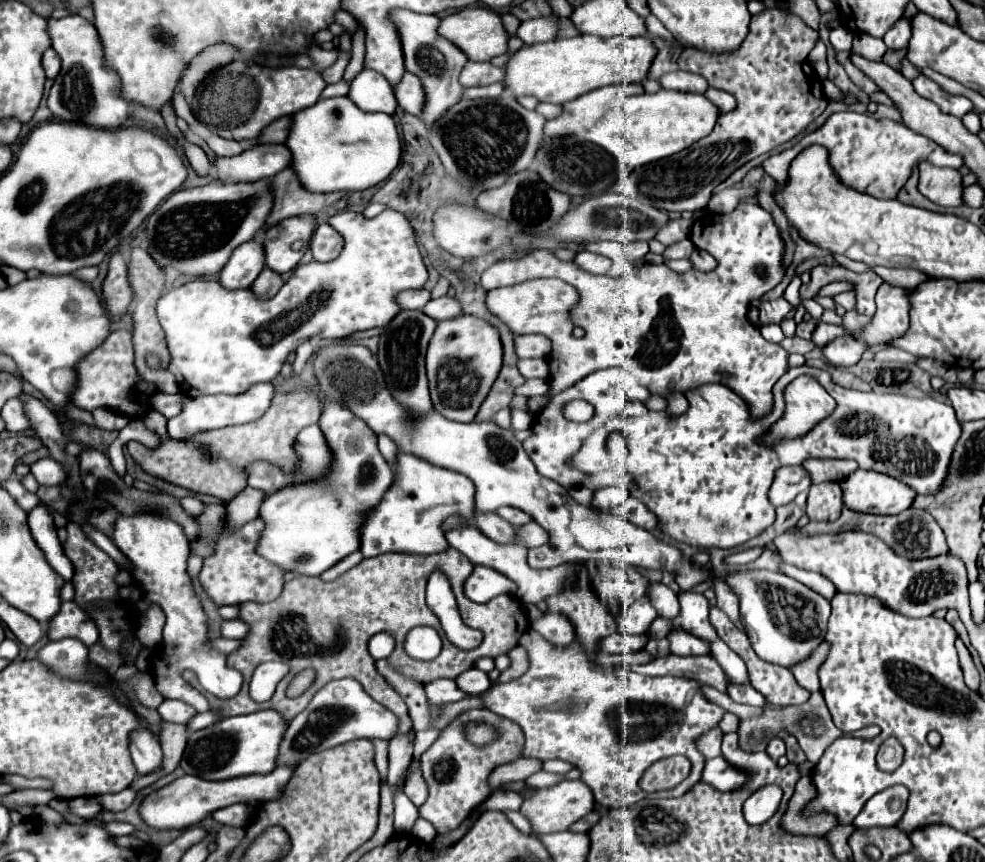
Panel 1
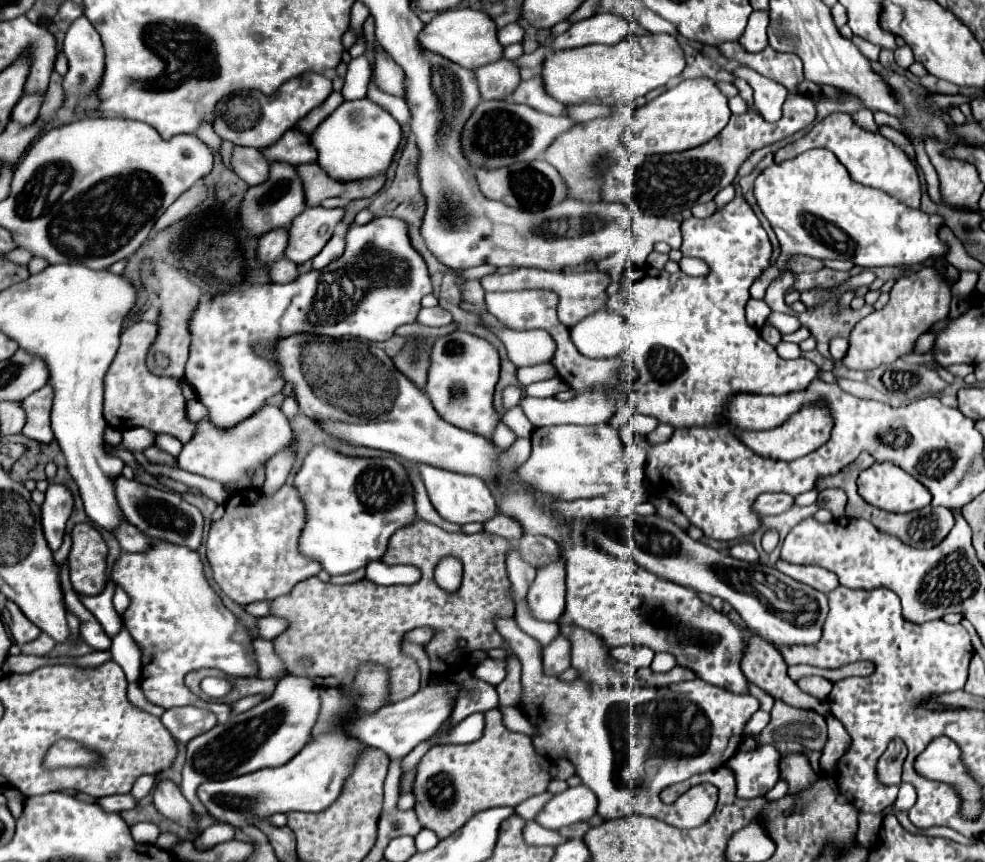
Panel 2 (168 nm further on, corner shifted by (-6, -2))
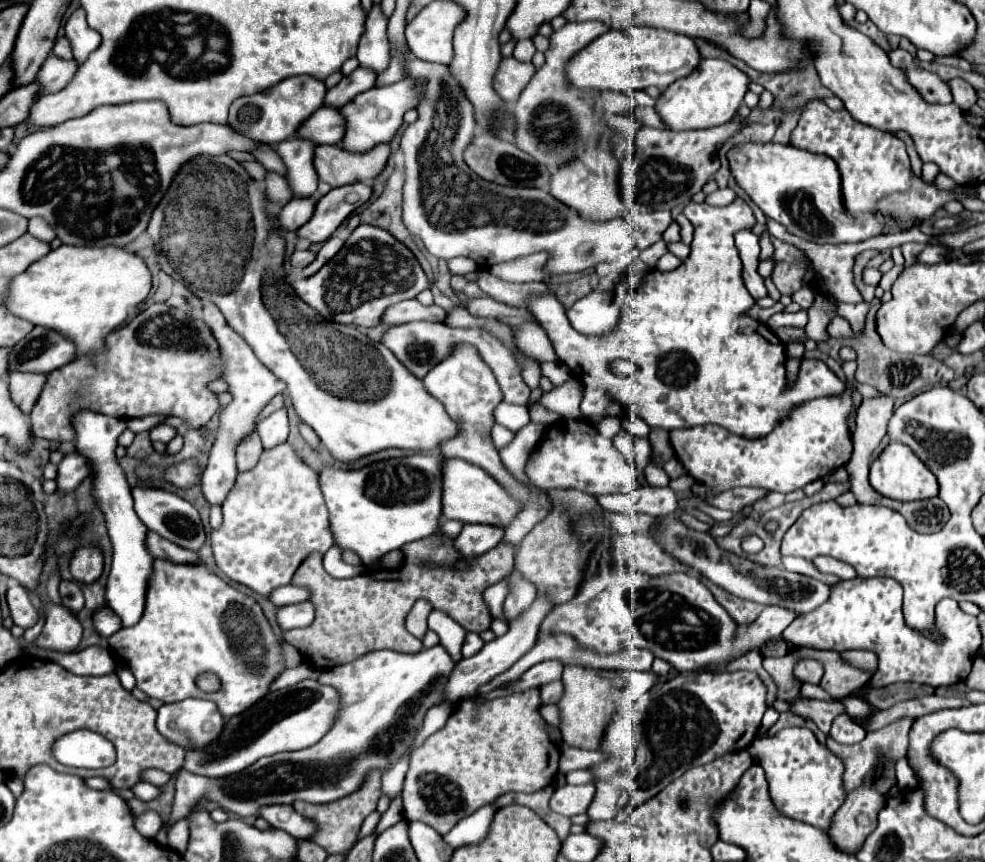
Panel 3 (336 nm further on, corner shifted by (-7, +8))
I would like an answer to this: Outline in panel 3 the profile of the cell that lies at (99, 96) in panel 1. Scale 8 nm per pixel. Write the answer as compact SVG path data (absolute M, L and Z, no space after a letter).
M81 7L73 11L73 15L67 19L65 37L71 41L75 61L79 63L83 63L89 57L89 53L93 53L101 43L101 35L87 25L85 11Z

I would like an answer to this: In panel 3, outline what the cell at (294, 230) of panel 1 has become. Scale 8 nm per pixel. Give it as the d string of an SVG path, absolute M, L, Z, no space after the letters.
M351 183L337 189L331 189L317 201L313 217L297 229L299 237L309 239L311 243L323 243L331 233L359 207L363 207L373 195L371 183Z

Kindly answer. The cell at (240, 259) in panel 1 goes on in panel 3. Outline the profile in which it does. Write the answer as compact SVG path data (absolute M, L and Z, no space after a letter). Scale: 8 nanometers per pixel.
M293 197L277 215L279 225L289 231L299 229L313 217L313 205L317 205L317 197Z

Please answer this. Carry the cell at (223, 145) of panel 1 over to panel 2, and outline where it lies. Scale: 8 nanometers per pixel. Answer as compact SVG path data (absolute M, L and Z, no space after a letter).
M234 147L232 151L232 169L234 173L244 179L248 185L258 185L268 179L268 161L258 149L252 147Z

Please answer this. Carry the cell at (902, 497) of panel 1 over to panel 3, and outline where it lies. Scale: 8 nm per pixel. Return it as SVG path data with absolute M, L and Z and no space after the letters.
M889 443L883 449L883 453L871 465L869 481L877 493L891 497L891 499L901 499L901 501L929 499L939 493L939 485L937 485L935 475L927 469L927 465L907 445L901 445L901 443Z

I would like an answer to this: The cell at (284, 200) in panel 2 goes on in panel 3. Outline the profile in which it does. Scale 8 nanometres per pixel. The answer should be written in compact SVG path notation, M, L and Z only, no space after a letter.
M291 137L277 145L277 153L287 165L287 181L295 197L311 197L317 191L317 173L313 165L315 143L301 137Z

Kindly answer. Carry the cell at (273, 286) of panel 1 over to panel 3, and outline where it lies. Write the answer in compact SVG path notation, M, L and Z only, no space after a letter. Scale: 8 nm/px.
M297 249L297 251L291 255L291 265L293 265L295 269L303 269L303 267L307 267L307 265L313 263L313 261L315 261L315 253L309 251L309 249L305 249L305 251Z

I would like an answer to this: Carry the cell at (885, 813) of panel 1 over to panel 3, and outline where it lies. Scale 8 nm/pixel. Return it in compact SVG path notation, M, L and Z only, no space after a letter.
M903 757L903 759L899 759L897 763L895 763L895 775L897 775L897 783L899 783L899 789L909 789L909 787L917 787L917 783L915 783L915 779L913 779L913 769L909 767L909 763L907 763L907 759Z

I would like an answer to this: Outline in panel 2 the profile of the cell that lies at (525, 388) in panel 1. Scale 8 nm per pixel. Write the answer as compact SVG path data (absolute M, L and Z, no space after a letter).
M506 387L504 389L504 407L506 409L518 405L520 399L522 399L522 389L520 387Z

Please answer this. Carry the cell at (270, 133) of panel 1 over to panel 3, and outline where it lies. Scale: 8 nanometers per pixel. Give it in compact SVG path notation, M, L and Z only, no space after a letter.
M357 67L351 75L343 77L333 89L327 91L325 105L337 107L337 109L347 105L355 95L369 91L375 85L375 79L377 79L377 73L373 73L371 69L365 69L365 67Z

